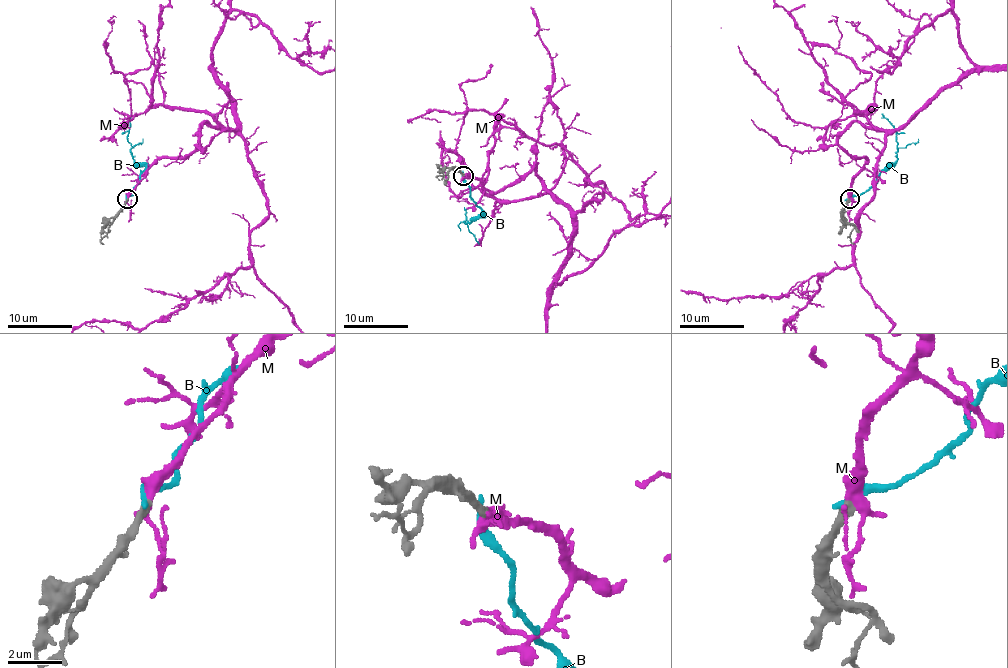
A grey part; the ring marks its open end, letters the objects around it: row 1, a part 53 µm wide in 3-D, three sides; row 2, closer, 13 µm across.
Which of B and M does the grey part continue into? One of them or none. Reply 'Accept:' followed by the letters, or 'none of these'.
Accept: M

